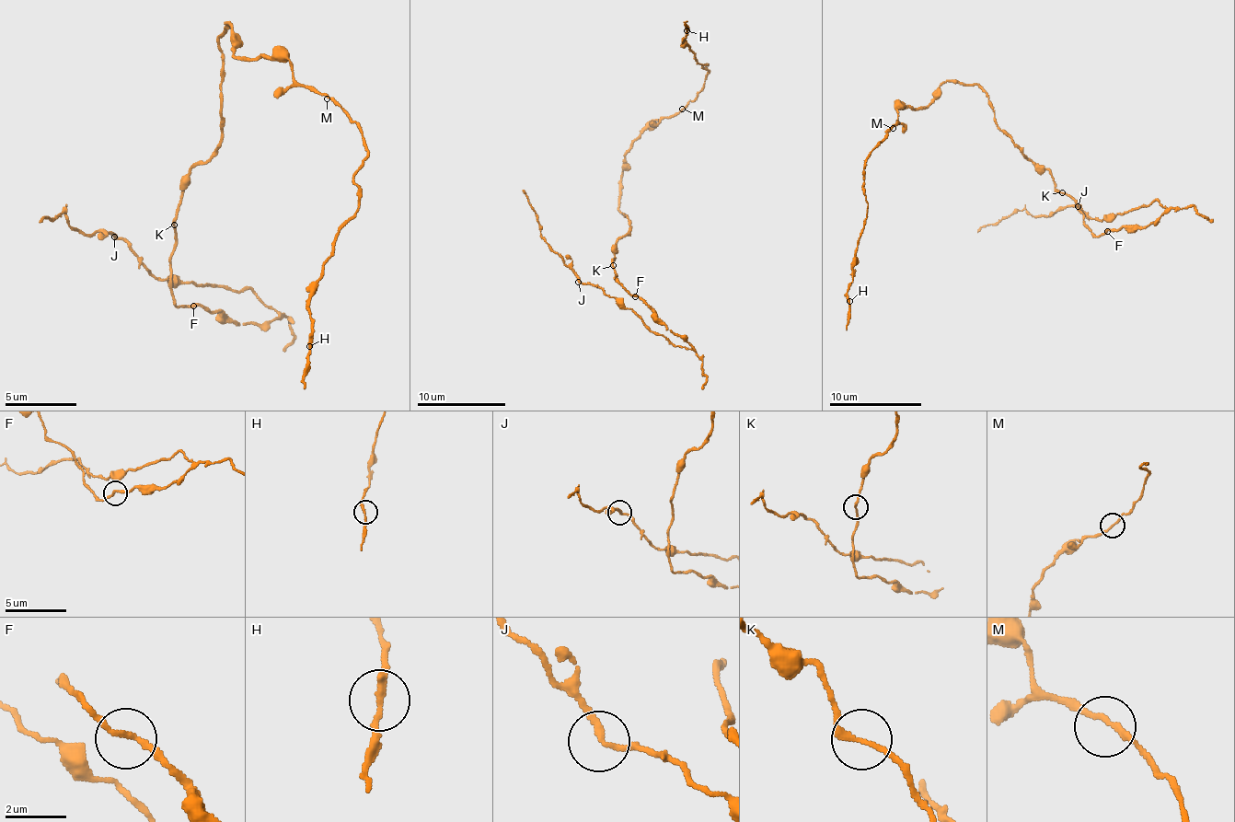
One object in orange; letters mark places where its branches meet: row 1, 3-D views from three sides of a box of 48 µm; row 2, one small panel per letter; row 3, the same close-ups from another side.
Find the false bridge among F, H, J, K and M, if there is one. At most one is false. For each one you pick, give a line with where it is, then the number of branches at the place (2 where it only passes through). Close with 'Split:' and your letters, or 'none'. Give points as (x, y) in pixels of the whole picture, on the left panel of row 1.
Split: none

